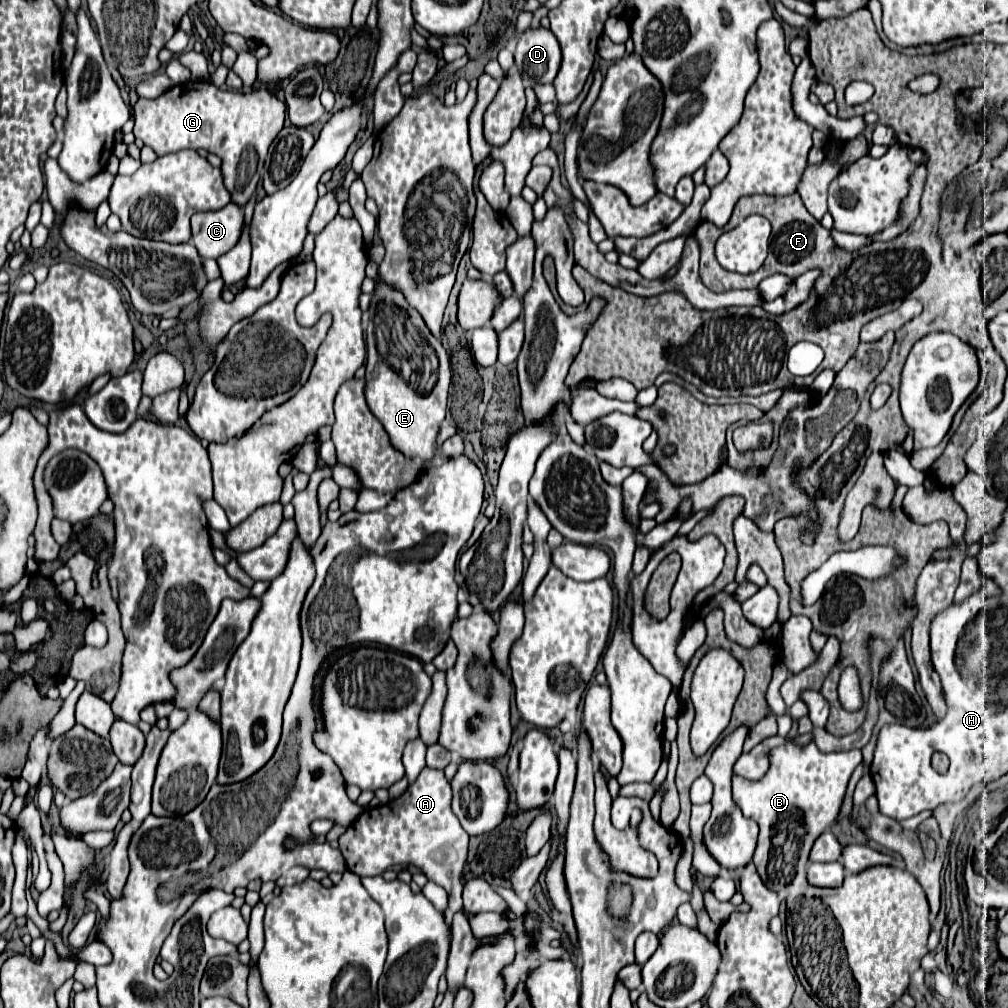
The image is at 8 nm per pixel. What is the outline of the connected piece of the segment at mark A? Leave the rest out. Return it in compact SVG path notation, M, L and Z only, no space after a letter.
M425 767L401 797L365 809L339 837L339 851L347 861L347 869L355 875L367 877L383 875L383 871L393 865L415 865L447 891L451 913L461 911L463 915L473 917L463 909L461 882L467 862L469 835L463 831L459 819L449 811L449 797L451 787L443 771Z

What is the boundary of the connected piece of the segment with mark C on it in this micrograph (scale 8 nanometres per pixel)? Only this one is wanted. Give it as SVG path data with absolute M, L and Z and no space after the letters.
M229 203L217 211L201 211L191 217L191 243L203 259L219 259L237 245L241 227L243 213L235 203Z

